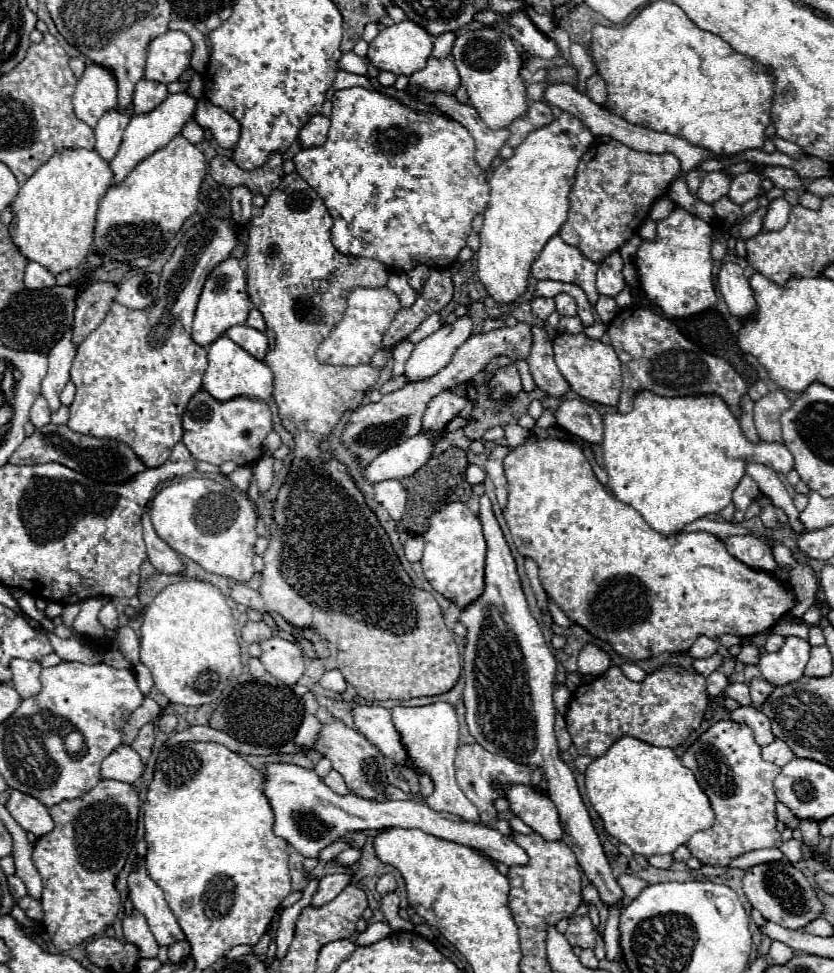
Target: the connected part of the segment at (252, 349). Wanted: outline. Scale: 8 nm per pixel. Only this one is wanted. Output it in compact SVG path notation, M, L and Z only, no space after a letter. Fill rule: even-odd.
M231 326L225 332L235 344L239 344L243 350L247 350L251 356L263 360L267 354L267 338L263 332L253 330L249 326Z

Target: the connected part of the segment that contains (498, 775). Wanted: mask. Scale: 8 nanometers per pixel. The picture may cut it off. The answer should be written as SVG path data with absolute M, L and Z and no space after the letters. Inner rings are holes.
M479 744L471 746L459 746L457 748L457 758L455 758L455 772L457 772L457 782L463 794L477 806L481 814L481 822L491 822L497 816L497 810L493 806L493 800L503 796L501 790L493 788L493 780L505 782L505 784L529 784L529 768L525 764L517 764L505 756L491 754Z

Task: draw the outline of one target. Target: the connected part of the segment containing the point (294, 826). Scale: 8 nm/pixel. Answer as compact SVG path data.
M269 764L265 772L265 794L275 812L273 832L285 838L305 858L317 858L321 848L333 844L345 832L383 830L389 826L397 826L397 828L419 828L437 838L477 850L489 856L491 860L503 862L507 866L521 866L529 860L527 854L509 836L499 834L491 826L485 826L481 822L467 822L449 812L437 812L429 808L425 802L415 802L415 800L373 802L359 798L353 792L349 792L347 796L339 796L331 788L327 788L313 770L305 770L295 764Z

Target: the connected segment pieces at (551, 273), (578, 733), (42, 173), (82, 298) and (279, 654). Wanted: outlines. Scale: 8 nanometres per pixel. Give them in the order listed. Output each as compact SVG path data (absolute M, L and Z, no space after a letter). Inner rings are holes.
M553 236L545 244L541 254L533 262L531 274L537 280L557 280L575 284L585 290L591 304L595 304L599 298L595 288L597 264L589 262L577 248L565 244L559 236Z
M611 666L605 674L597 676L595 680L581 682L581 686L573 692L571 702L567 706L567 714L565 714L567 732L571 734L577 752L587 754L591 758L605 754L609 750L609 746L621 736L635 736L635 738L645 740L655 746L677 748L689 738L689 734L693 730L699 728L699 724L703 720L703 714L705 714L705 708L709 702L709 694L707 694L705 686L707 686L705 676L701 676L697 672L689 672L681 666L659 666L655 672L647 674L647 678L643 682L631 682L617 666Z
M63 150L55 154L21 186L15 202L11 204L13 220L9 224L9 236L13 244L27 260L41 264L53 276L81 266L89 250L93 248L93 230L95 230L99 200L107 192L111 182L113 182L113 172L109 164L95 150Z
M93 282L77 298L73 342L81 344L89 332L93 332L109 312L111 302L117 296L117 284L113 282Z
M271 636L269 640L261 642L261 662L267 672L277 678L281 684L295 684L303 676L303 654L301 646L279 636Z

